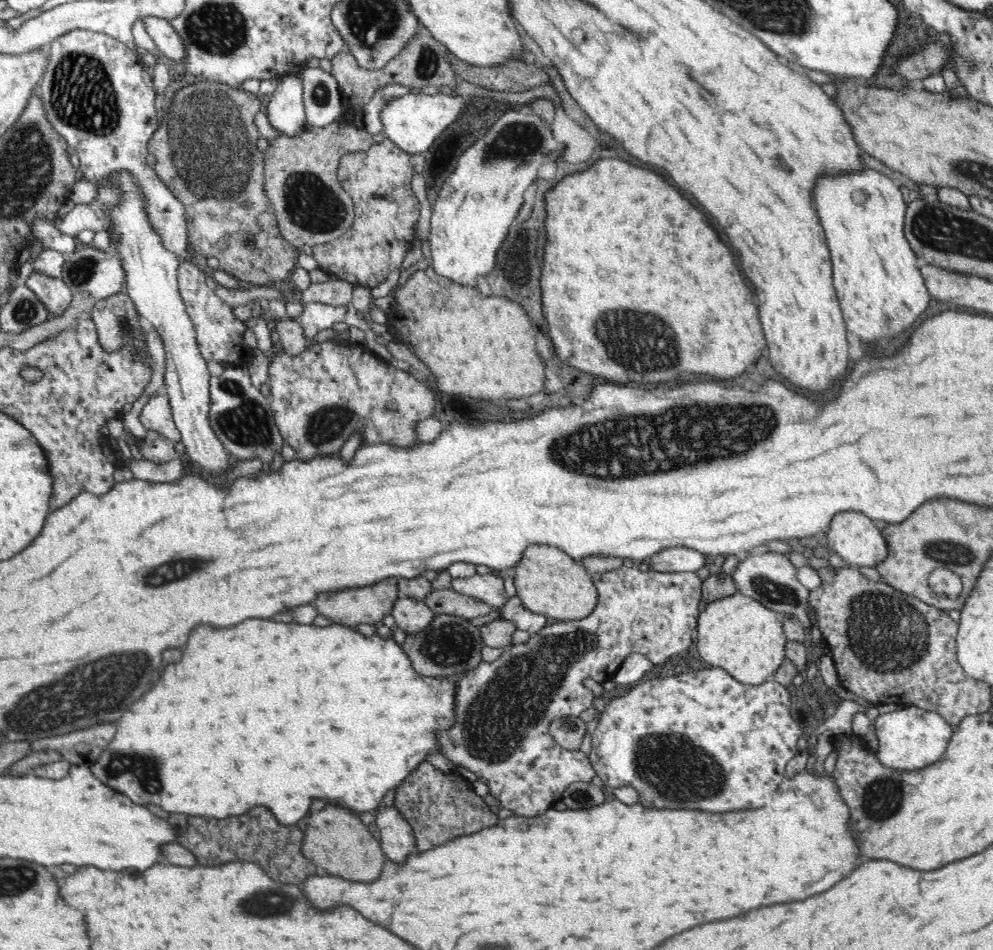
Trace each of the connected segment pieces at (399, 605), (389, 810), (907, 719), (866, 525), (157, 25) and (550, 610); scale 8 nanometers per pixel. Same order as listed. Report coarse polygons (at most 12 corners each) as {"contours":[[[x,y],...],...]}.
{"contours":[[[398,598],[392,616],[406,634],[426,632],[436,618],[426,602]],[[394,804],[376,812],[382,852],[404,862],[416,852],[416,836]],[[938,712],[878,720],[882,764],[918,772],[940,762],[956,732]],[[836,514],[830,552],[856,570],[876,570],[890,546],[866,514]],[[144,18],[148,34],[168,60],[184,62],[186,48],[168,20]],[[534,544],[514,568],[518,596],[550,622],[598,606],[592,574]]]}

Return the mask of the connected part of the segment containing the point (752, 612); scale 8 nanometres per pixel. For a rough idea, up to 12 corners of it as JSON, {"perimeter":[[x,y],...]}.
{"perimeter":[[736,592],[698,614],[700,656],[746,686],[776,680],[780,614]]}

